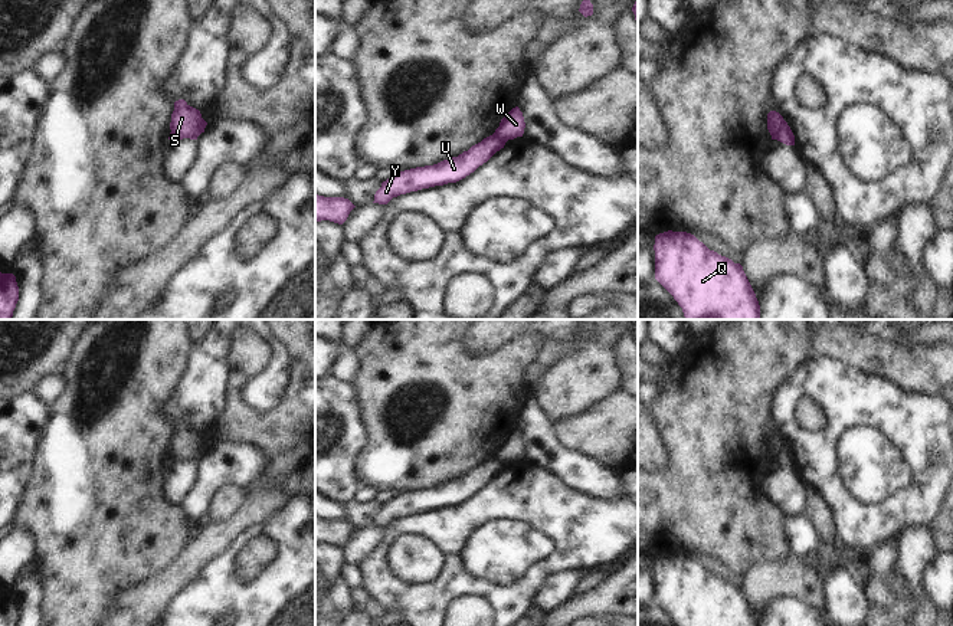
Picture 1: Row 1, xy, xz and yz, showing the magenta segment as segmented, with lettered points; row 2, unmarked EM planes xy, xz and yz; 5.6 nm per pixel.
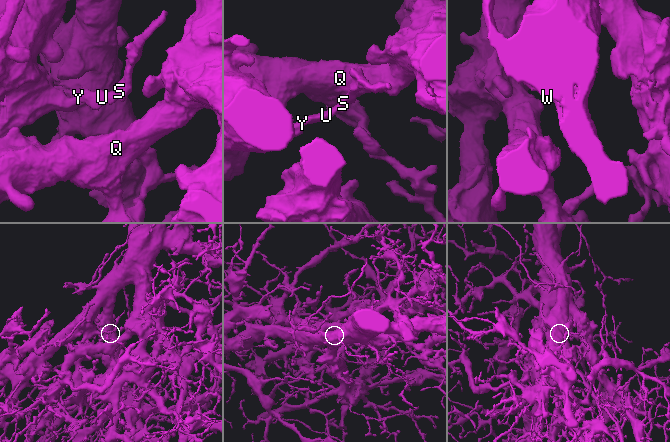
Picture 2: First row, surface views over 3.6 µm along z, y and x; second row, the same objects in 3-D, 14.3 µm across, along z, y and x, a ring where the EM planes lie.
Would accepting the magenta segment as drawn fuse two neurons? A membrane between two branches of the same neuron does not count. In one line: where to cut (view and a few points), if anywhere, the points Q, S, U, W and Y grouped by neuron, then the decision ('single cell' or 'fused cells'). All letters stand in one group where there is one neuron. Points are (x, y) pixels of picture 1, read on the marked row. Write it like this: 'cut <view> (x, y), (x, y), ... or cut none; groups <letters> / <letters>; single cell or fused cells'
cut yz (783, 120), (773, 138); groups Q U Y / S W; fused cells

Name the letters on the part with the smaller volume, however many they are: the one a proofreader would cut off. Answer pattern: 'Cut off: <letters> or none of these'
Cut off: S, W

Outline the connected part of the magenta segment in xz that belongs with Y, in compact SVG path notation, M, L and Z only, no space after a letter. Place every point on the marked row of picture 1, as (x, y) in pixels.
M492 134L458 157L443 160L433 165L399 171L381 183L381 187L374 194L373 203L387 204L393 197L400 194L456 183L487 163L504 145L505 142Z

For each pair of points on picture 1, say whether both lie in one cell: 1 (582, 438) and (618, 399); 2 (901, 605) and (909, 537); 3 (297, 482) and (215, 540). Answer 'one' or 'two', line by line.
1: one
2: two
3: two

